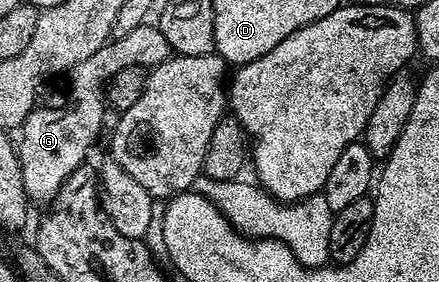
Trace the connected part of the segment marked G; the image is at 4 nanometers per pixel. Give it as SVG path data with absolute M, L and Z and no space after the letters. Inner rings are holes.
M146 22L135 26L135 30L128 32L124 38L110 38L103 46L99 46L99 50L95 50L95 54L91 54L91 58L75 62L75 66L64 73L65 97L61 104L54 108L34 108L19 126L21 142L19 140L16 145L16 151L21 161L23 186L34 205L48 205L55 198L59 186L63 186L69 175L86 163L85 155L101 132L101 119L105 116L101 104L103 106L112 76L127 67L152 70L169 59L170 55L167 38L163 38L156 23Z

